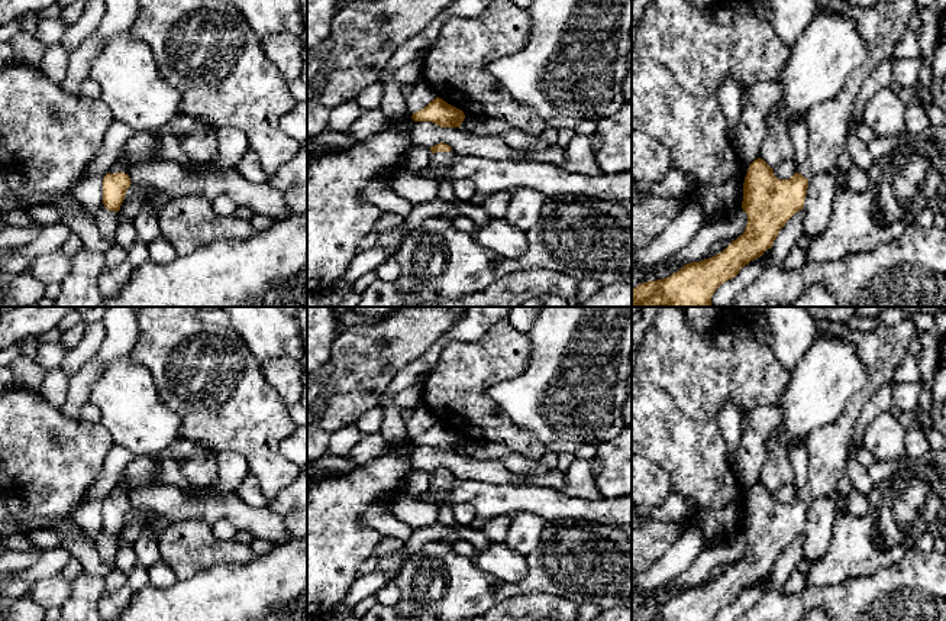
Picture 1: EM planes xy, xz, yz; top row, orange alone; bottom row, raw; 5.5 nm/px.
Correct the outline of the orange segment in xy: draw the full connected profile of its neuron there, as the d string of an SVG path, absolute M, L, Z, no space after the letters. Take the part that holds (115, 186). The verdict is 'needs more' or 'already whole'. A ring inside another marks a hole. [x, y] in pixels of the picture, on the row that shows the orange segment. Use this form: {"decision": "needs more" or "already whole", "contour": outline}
{"decision": "needs more", "contour": "M119 158L103 178L103 204L107 210L116 213L120 210L126 191L132 184L127 171L133 165Z"}

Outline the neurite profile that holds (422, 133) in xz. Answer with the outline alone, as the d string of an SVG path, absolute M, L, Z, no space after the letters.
M413 122L409 138L414 146L432 148L440 142L449 145L456 155L472 155L495 161L543 161L561 166L565 159L565 148L559 145L537 149L513 149L501 135L474 136L459 127L440 127L432 122Z

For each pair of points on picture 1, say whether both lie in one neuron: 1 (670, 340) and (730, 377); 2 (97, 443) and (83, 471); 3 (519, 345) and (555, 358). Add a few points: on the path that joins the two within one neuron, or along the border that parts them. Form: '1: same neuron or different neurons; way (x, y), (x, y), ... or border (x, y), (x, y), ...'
1: same neuron; way (684, 355), (698, 369), (716, 369)
2: same neuron; way (90, 450), (83, 458), (83, 463)
3: different neurons; border (528, 332), (530, 340), (529, 362), (513, 378)

